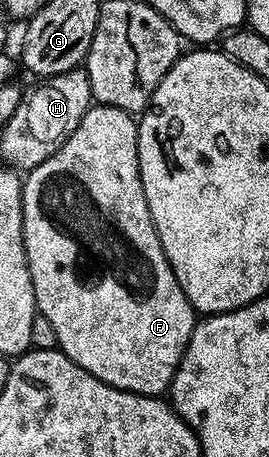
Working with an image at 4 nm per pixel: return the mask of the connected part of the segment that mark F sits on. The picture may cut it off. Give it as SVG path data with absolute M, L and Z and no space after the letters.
M106 104L91 106L83 122L39 166L24 177L23 246L40 316L55 329L57 348L87 374L141 396L168 393L195 323L195 309L183 294L159 242L143 194L137 153L138 121Z

